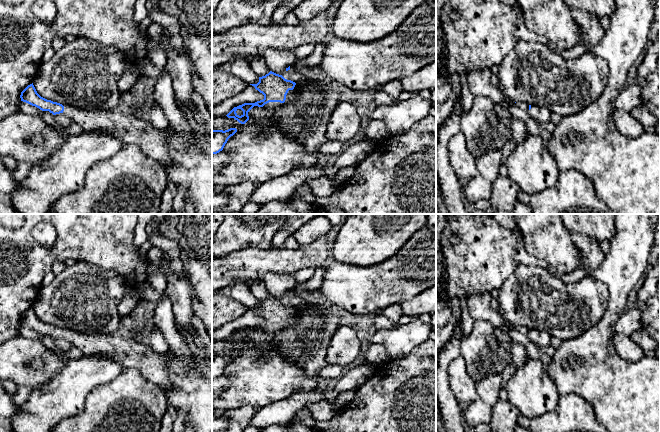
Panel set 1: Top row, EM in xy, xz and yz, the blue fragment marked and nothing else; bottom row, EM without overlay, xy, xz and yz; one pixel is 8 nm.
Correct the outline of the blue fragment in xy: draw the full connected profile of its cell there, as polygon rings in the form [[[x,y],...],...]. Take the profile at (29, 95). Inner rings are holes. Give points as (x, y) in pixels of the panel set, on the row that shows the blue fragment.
[[[161,73],[156,81],[153,100],[159,104],[169,121],[170,127],[167,130],[155,128],[150,121],[111,110],[86,111],[72,106],[63,106],[41,97],[33,83],[21,92],[20,98],[21,101],[42,111],[49,111],[53,115],[60,113],[67,115],[84,131],[106,133],[116,137],[125,145],[139,145],[148,156],[165,165],[172,162],[170,139],[173,133],[184,138],[186,147],[191,146],[189,140],[193,128],[175,100],[172,78],[166,73]]]

